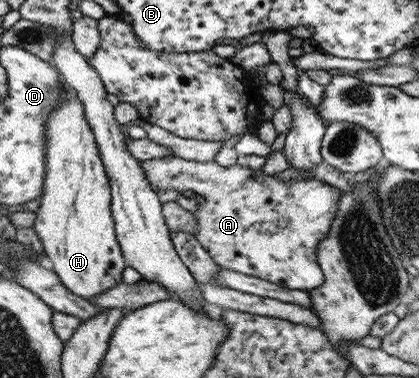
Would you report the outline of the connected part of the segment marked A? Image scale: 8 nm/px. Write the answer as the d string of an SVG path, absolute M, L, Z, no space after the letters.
M170 154L162 159L139 161L138 164L155 192L169 189L179 193L190 191L205 199L191 212L196 230L192 234L218 267L254 276L284 289L309 291L322 285L323 275L317 263L317 246L326 237L343 195L336 187L315 178L294 178L282 182L273 175L264 175L262 168L250 169L238 164L221 167L214 160L198 162Z

